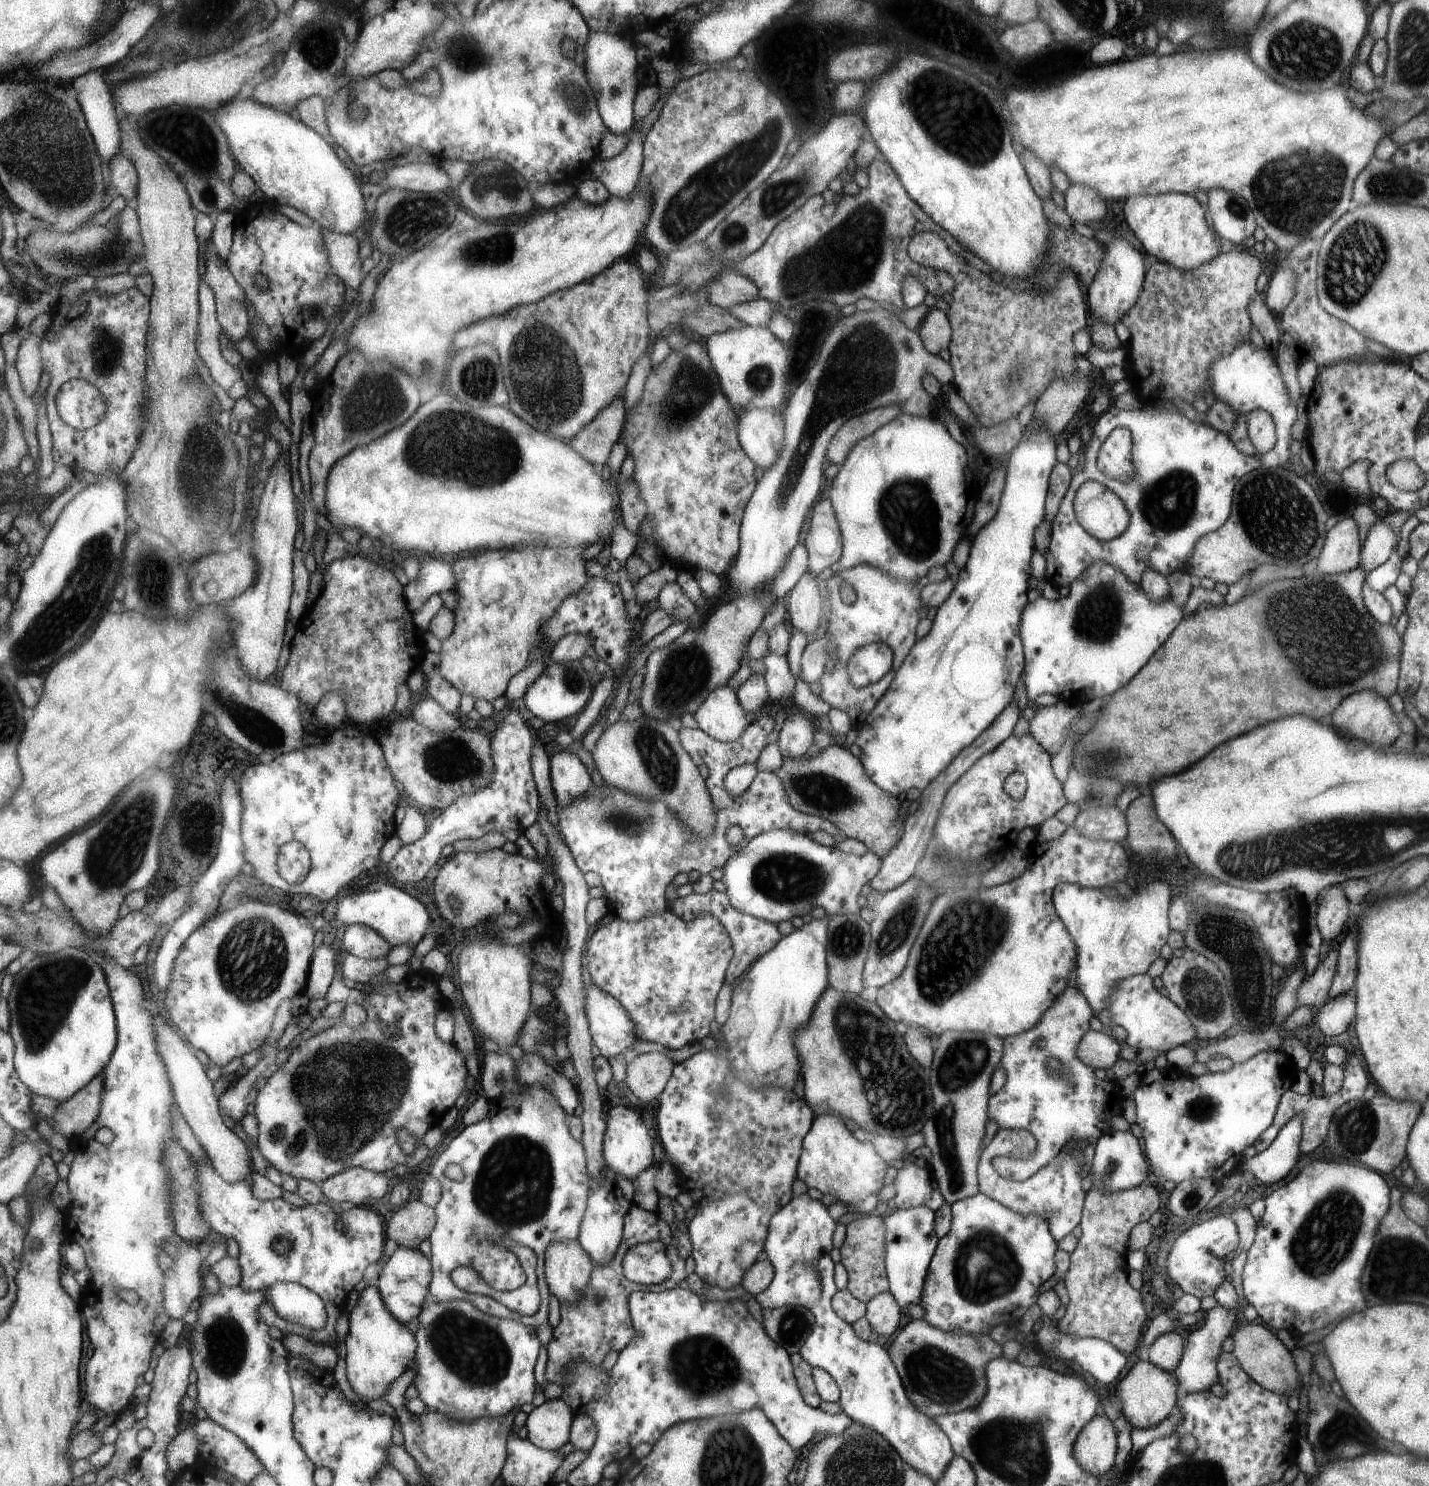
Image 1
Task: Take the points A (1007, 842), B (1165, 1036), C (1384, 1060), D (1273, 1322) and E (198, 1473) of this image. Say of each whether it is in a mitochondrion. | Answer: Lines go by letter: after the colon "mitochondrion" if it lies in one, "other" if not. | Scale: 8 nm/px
A: other
B: other
C: other
D: other
E: other

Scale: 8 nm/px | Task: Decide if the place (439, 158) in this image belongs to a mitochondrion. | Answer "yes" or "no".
no

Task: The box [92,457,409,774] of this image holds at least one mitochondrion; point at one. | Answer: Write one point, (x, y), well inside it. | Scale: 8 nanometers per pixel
(151, 575)

